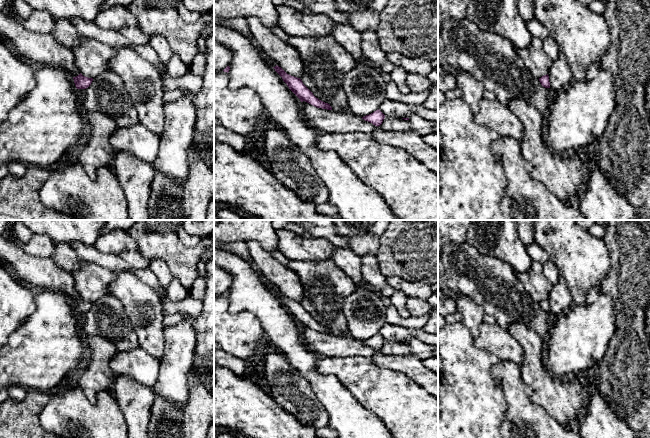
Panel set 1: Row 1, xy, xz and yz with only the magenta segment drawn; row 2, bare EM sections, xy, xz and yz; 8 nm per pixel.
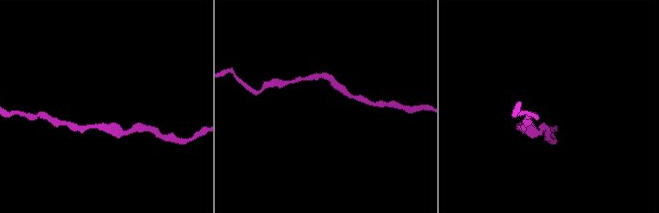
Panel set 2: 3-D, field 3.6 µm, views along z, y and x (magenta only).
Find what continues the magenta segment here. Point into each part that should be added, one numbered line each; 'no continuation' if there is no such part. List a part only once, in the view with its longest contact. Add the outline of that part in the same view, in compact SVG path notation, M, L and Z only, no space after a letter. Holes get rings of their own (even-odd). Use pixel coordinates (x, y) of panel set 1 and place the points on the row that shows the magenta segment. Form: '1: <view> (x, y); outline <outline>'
no continuation

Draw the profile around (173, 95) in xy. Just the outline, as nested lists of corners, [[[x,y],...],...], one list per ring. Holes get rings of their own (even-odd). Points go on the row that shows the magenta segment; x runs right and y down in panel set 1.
[[[175,89],[170,91],[164,91],[163,98],[165,102],[173,102],[173,101],[179,100],[185,94],[186,94],[186,91],[181,89]]]

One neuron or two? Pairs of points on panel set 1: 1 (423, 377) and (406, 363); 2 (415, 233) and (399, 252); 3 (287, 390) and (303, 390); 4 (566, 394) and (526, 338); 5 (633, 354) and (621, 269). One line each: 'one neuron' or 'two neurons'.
1: one neuron
2: one neuron
3: one neuron
4: one neuron
5: one neuron

